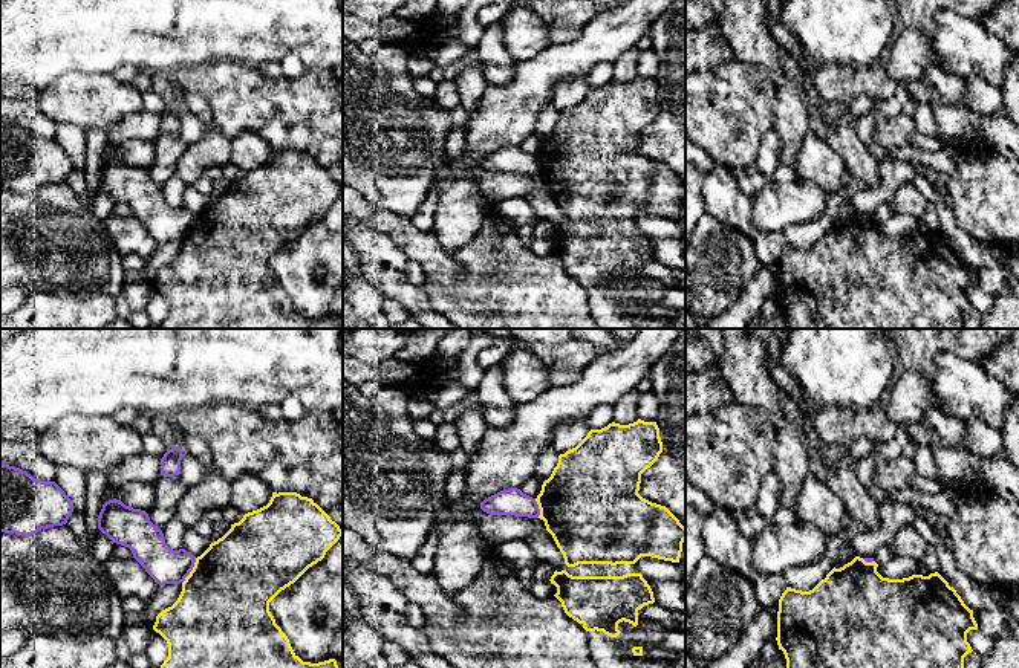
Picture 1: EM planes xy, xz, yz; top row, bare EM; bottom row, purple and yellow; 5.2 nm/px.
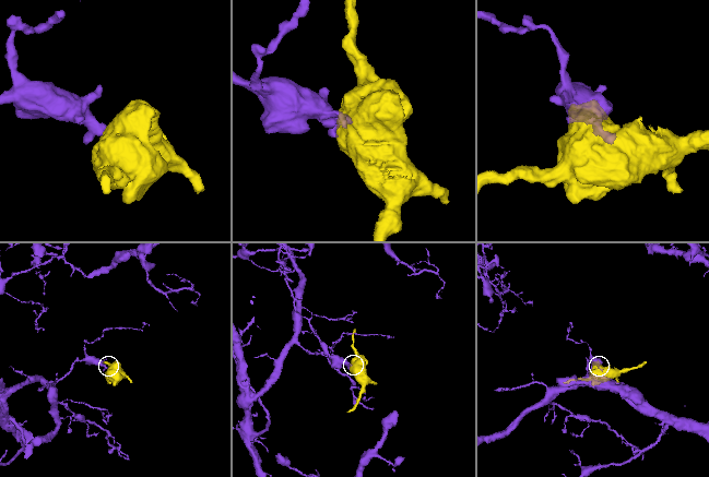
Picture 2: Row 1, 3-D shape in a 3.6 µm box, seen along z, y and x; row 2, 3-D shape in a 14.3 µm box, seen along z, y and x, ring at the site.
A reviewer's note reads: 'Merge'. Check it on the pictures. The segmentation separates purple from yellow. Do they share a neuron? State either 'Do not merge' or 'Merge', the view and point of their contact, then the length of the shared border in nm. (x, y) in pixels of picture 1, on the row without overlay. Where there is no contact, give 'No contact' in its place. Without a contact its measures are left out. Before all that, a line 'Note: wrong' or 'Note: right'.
Note: wrong
Do not merge. Touches purple at xy (192, 226). Shared border 150 nm

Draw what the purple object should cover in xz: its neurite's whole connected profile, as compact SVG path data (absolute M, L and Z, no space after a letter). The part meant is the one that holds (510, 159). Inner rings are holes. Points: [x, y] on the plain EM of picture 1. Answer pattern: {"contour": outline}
{"contour": "M517 145L503 147L480 161L480 167L490 173L516 173L539 176L540 167L536 156Z"}

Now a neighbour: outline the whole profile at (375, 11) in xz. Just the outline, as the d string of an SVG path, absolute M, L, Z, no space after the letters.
M343 0L343 15L350 14L378 23L395 15L404 3L405 0Z

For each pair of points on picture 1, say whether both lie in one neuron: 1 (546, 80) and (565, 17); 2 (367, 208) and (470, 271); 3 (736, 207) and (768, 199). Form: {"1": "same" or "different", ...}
{"1": "different", "2": "same", "3": "different"}

